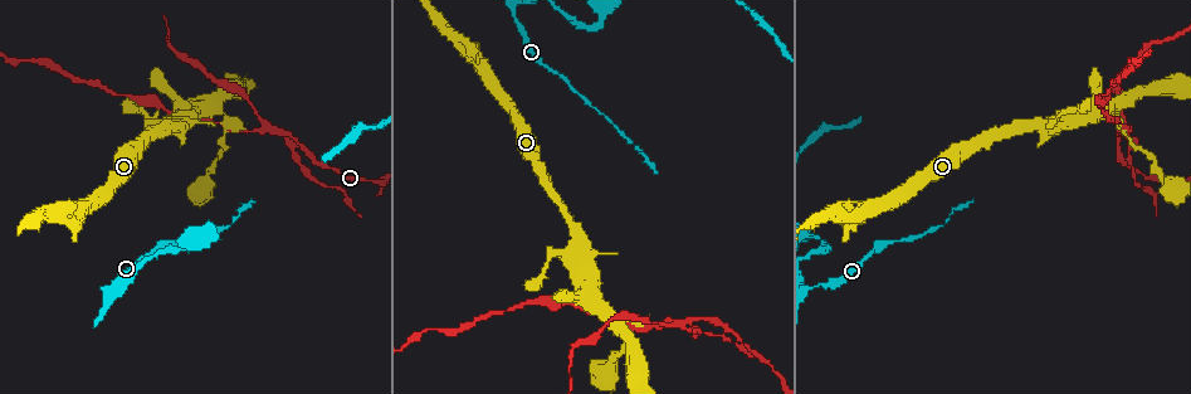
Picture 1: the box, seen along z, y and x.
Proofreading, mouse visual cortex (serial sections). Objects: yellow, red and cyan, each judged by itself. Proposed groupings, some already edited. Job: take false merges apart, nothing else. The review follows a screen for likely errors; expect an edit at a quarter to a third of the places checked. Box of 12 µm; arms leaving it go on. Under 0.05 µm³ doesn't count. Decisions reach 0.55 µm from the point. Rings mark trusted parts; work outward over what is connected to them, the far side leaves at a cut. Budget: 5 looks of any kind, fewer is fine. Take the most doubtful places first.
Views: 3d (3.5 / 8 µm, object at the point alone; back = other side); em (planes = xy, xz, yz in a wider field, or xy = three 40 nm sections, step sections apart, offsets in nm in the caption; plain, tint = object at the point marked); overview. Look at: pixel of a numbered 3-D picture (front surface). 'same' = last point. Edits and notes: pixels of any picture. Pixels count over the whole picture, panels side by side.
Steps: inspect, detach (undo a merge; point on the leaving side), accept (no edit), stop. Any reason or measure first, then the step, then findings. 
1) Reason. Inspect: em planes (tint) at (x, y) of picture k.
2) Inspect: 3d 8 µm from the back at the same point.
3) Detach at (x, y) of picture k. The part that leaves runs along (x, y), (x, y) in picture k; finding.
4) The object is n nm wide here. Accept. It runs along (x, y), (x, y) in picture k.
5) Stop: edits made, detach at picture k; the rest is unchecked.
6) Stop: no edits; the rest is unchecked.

Four-way junction. Inspect: 3d 3.5 µm at (273, 130) of picture 1.

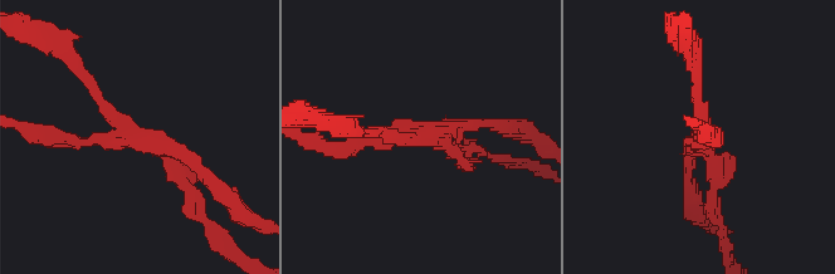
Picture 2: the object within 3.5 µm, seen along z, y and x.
4 arms meet here; the arms are 150, 150, 150, 200 nm wide; now the EM. Inspect: em xy step 5 (tint) at (695, 136) of picture 2.

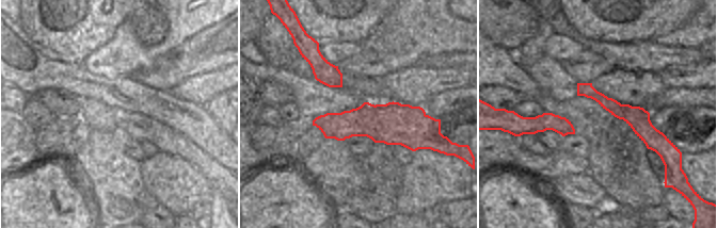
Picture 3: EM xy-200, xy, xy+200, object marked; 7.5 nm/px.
The object is 300 nm wide here. Detach at (709, 195) of picture 2. A border runs along (375, 106), (380, 116), (425, 114) in picture 3; two cells meet here.

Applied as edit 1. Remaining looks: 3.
Thick turns thin. Inspect: 3d 8 µm at (602, 14) of picture 1.

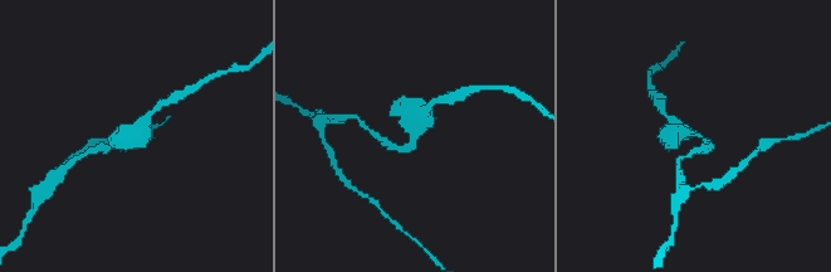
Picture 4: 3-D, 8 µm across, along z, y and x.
The arms are 250, 500 nm wide. Inspect: em planes (tint) at (697, 135) of picture 4.

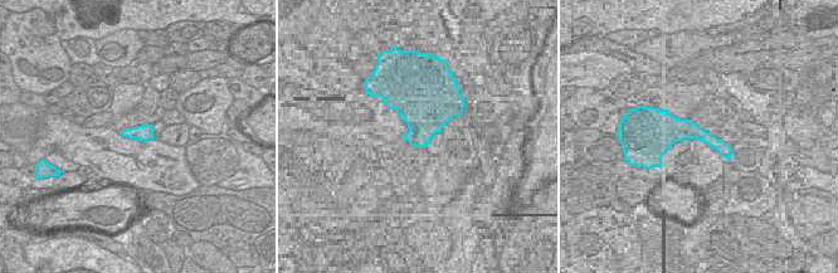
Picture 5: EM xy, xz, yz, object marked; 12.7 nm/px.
Accept. It runs along (707, 146), (694, 134), (676, 140) in picture 4; one cell here.

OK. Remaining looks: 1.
Stop: edits made, detach at picture 2; the rest is unchecked.

